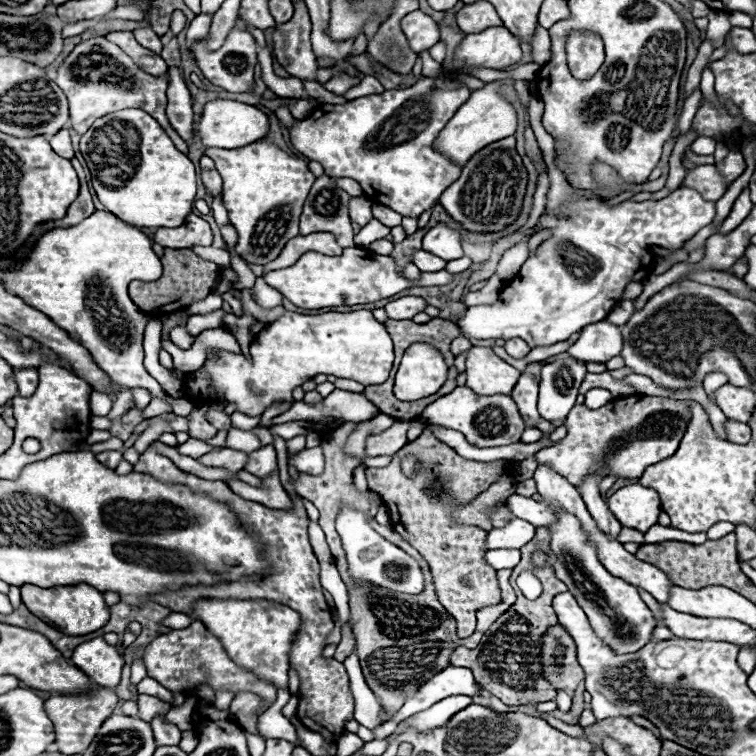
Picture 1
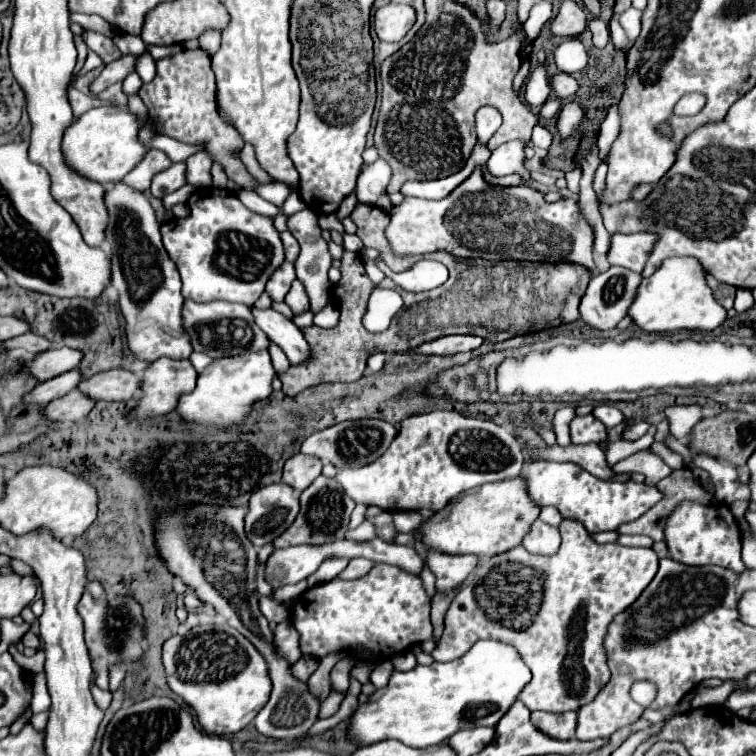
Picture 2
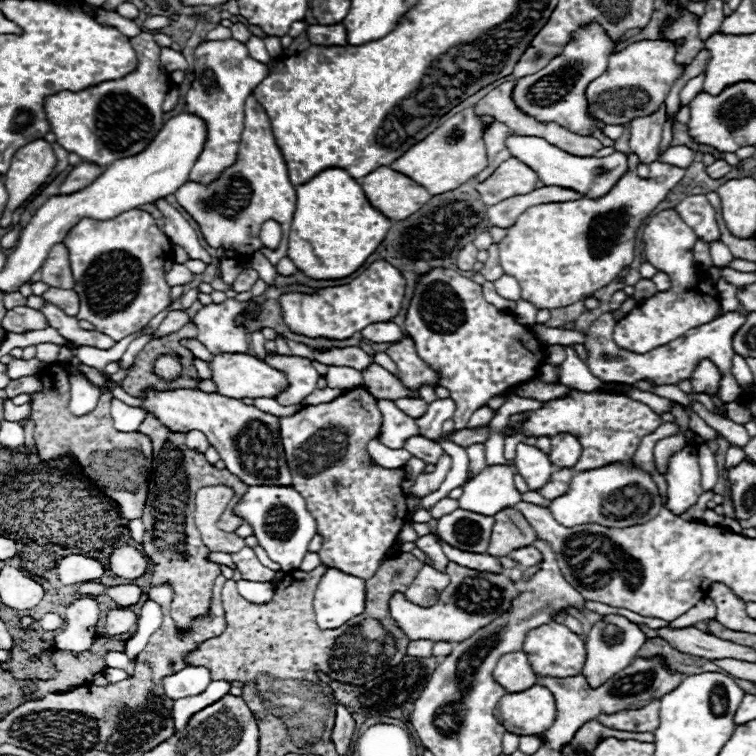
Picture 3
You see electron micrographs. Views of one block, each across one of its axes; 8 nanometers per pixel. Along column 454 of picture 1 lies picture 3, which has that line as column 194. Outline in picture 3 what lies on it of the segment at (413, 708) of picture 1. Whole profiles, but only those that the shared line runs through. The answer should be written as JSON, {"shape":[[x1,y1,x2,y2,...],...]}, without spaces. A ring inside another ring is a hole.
{"shape":[[186,666,184,670,170,674,162,680,162,686,166,690,166,696,172,700,196,696,206,690,206,686,212,682,210,670,204,666]]}

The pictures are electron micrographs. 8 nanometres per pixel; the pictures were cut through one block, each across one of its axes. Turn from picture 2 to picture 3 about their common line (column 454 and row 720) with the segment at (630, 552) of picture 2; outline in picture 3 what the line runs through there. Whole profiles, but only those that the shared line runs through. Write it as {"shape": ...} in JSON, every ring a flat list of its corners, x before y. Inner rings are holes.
{"shape":[[652,700,650,704,638,710,620,710,616,714,600,714,596,720,614,730,654,732,658,726,658,706,660,706,660,700]]}

